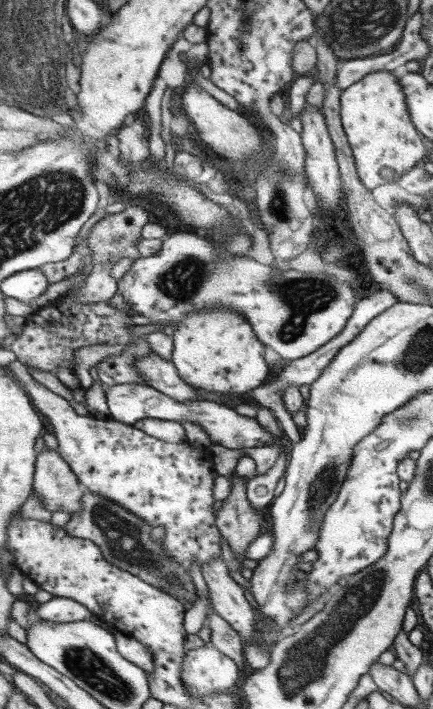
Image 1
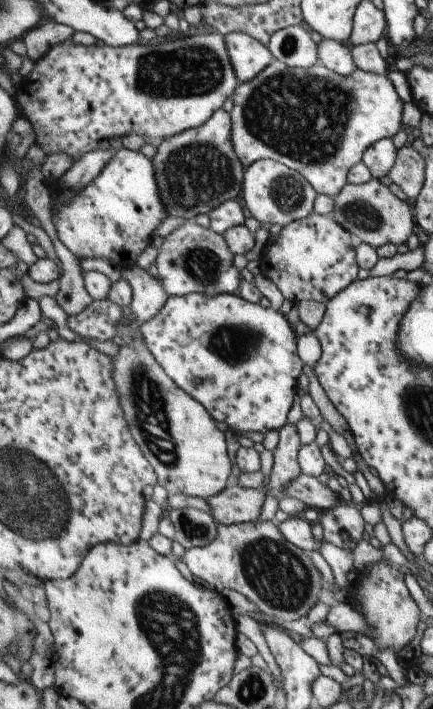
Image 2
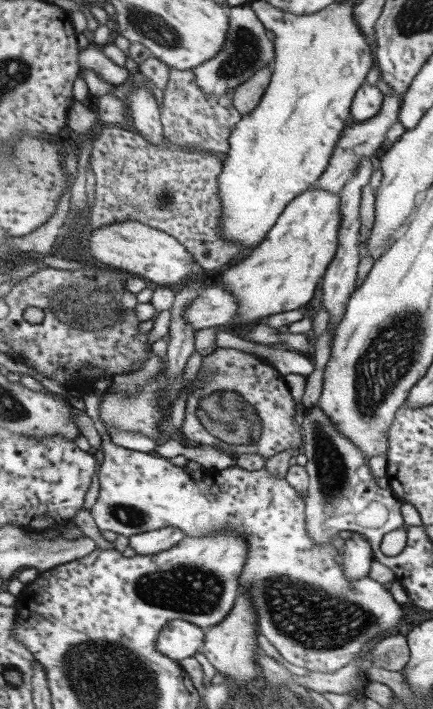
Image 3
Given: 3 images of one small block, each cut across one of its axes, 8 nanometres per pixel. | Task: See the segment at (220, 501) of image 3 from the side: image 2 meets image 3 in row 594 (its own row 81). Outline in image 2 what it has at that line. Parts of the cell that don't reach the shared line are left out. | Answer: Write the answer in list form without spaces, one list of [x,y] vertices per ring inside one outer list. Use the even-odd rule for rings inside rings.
[[[274,59],[274,61],[253,80],[240,83],[234,92],[233,101],[234,106],[230,112],[233,119],[232,139],[236,153],[245,168],[249,168],[254,162],[261,159],[273,159],[286,164],[293,170],[298,170],[315,187],[317,194],[325,194],[333,197],[336,197],[348,183],[350,170],[353,169],[355,165],[363,162],[362,158],[365,156],[366,150],[383,139],[393,139],[394,136],[401,131],[401,125],[406,121],[403,117],[403,104],[405,104],[405,102],[403,102],[403,98],[399,99],[399,94],[397,94],[397,90],[395,90],[395,86],[393,86],[393,82],[391,82],[391,78],[387,76],[387,73],[372,73],[358,68],[354,70],[353,74],[343,76],[334,70],[328,69],[327,66],[323,66],[320,62],[309,68],[293,68],[280,60]]]

